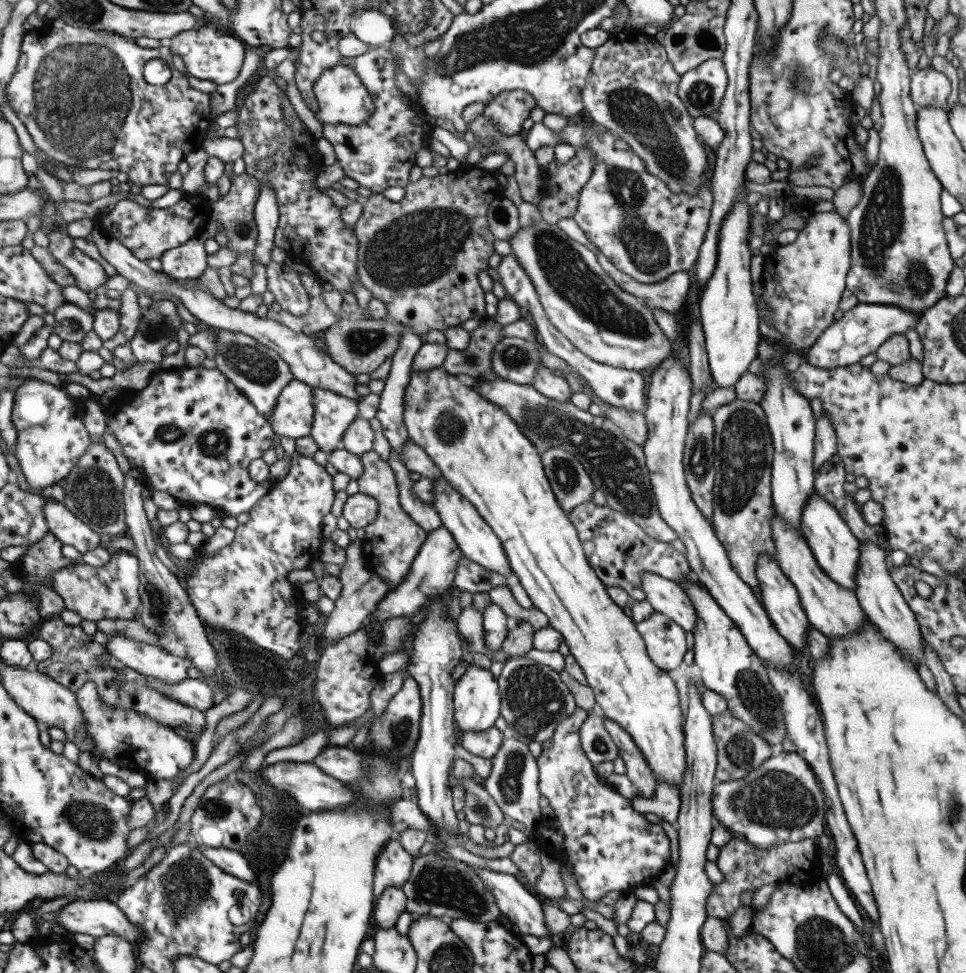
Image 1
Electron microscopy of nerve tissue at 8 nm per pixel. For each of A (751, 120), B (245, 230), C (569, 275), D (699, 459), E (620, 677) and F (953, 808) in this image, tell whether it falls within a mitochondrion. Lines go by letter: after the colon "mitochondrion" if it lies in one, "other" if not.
A: other
B: mitochondrion
C: mitochondrion
D: mitochondrion
E: other
F: mitochondrion

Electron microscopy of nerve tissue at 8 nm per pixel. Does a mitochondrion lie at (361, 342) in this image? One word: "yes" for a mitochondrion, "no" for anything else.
yes

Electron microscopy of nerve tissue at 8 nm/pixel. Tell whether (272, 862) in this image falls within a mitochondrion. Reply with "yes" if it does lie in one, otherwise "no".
no

